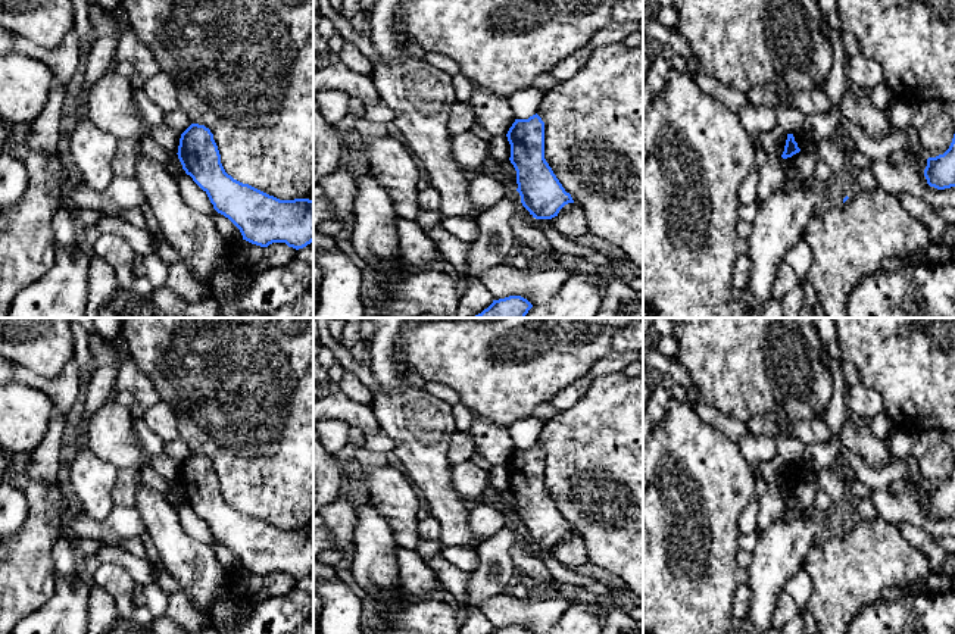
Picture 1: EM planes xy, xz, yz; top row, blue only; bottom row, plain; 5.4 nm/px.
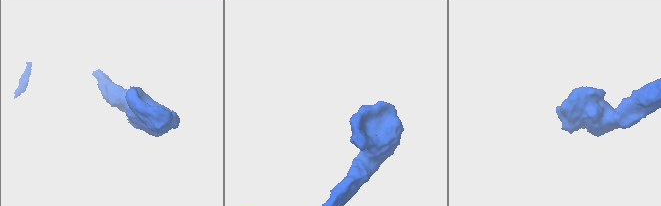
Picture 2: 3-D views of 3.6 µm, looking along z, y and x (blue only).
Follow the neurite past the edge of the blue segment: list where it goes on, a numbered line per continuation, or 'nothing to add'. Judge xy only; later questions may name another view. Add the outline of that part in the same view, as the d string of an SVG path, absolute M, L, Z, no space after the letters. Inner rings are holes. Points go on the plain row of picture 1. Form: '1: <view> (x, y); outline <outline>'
nothing to add

